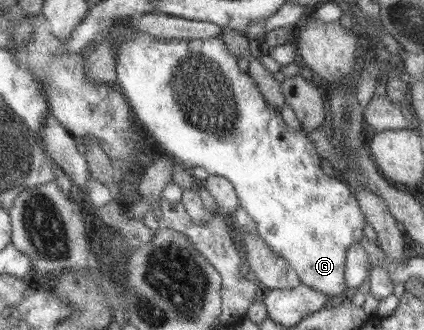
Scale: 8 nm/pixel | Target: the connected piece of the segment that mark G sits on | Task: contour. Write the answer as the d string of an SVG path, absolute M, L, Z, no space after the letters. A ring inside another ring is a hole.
M130 17L117 18L107 30L99 34L90 44L96 46L101 43L102 35L109 32L115 38L116 45L116 86L120 87L120 92L128 97L128 102L132 105L132 112L136 113L136 118L147 130L148 135L158 145L160 153L166 153L175 157L176 162L184 164L187 168L201 166L209 175L216 175L229 180L235 188L240 205L256 222L256 232L260 235L268 246L282 258L285 258L295 273L299 276L302 284L309 286L318 292L323 292L326 296L331 296L332 302L338 301L347 295L347 284L345 281L345 260L347 250L353 244L360 242L363 234L365 216L358 205L354 190L334 173L333 177L328 177L322 172L322 155L317 153L316 147L307 137L308 132L290 131L288 125L282 121L281 113L272 108L266 99L260 94L254 79L249 74L244 74L238 68L238 58L232 56L221 38L196 38L194 40L184 39L164 39L160 40L144 31L133 31L127 29L125 22Z

